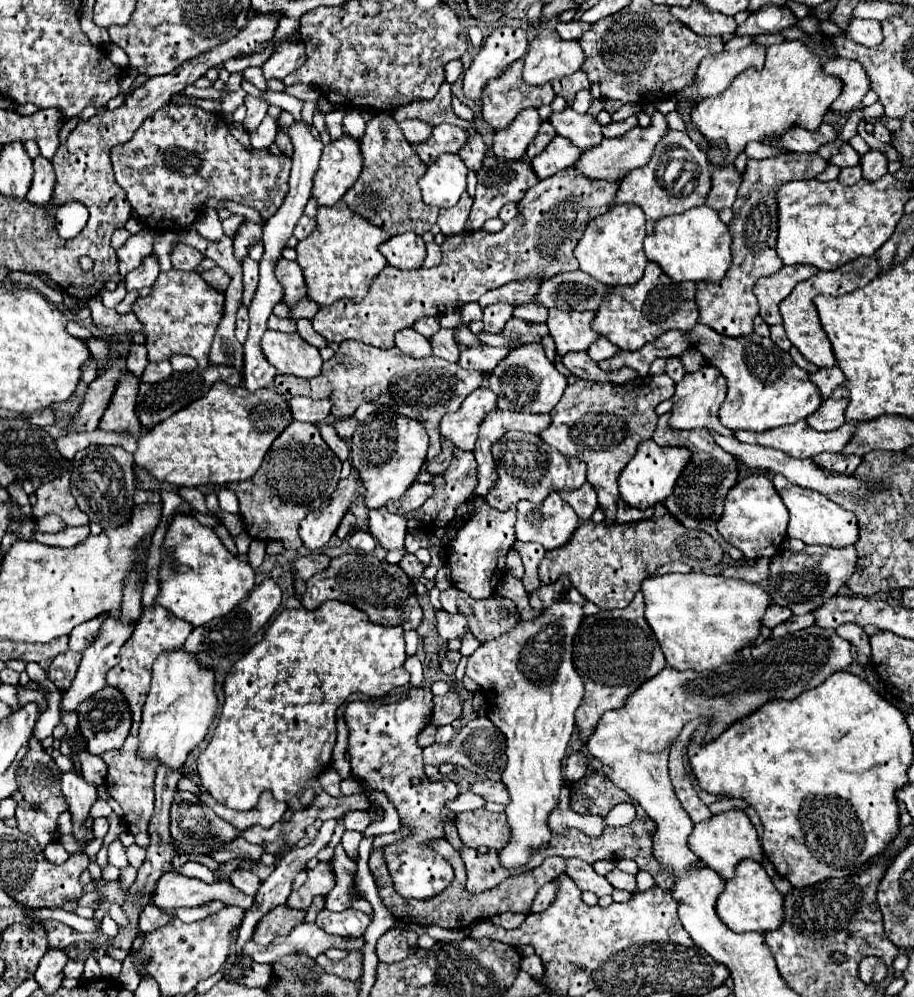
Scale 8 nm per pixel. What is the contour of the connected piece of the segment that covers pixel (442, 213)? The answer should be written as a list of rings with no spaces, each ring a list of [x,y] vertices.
[[[463,193],[463,197],[459,199],[459,203],[455,207],[440,208],[437,225],[441,227],[443,235],[457,235],[465,229],[465,221],[469,217],[473,199],[469,197],[469,193]]]

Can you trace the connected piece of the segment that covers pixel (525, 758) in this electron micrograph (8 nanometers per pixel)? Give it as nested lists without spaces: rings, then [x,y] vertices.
[[[559,601],[559,605],[551,605],[551,609],[545,609],[541,617],[533,621],[519,621],[511,633],[505,633],[491,643],[483,643],[467,661],[465,675],[471,677],[485,691],[485,697],[489,701],[487,717],[503,731],[507,739],[507,767],[501,781],[505,783],[511,797],[509,805],[505,807],[511,837],[509,843],[499,851],[499,863],[505,869],[525,867],[531,855],[537,849],[547,849],[551,841],[549,815],[559,803],[559,791],[565,783],[561,775],[561,761],[575,729],[575,711],[583,699],[583,681],[575,673],[571,659],[571,641],[583,617],[585,613],[581,605]]]

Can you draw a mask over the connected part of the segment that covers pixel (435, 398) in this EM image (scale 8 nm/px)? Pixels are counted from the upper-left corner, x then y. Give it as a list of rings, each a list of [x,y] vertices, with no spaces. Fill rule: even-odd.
[[[343,341],[335,357],[323,363],[323,373],[315,379],[299,379],[291,375],[277,375],[275,389],[285,397],[291,399],[295,395],[305,395],[311,399],[331,399],[331,415],[335,419],[347,419],[355,413],[355,409],[365,401],[379,401],[381,405],[393,405],[393,411],[401,417],[409,417],[419,421],[427,435],[429,447],[426,462],[439,455],[441,449],[441,433],[439,423],[445,413],[457,411],[465,397],[477,389],[483,381],[481,373],[471,373],[461,369],[457,363],[443,361],[435,355],[427,359],[413,359],[399,353],[397,347],[377,349],[365,345],[361,341]],[[329,377],[329,381],[327,381]]]

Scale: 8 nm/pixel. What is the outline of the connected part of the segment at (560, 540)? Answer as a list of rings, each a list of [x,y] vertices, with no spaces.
[[[551,493],[551,497],[539,505],[527,501],[517,505],[515,533],[519,541],[535,541],[551,551],[569,543],[577,527],[579,519],[575,517],[575,511],[559,493]]]

